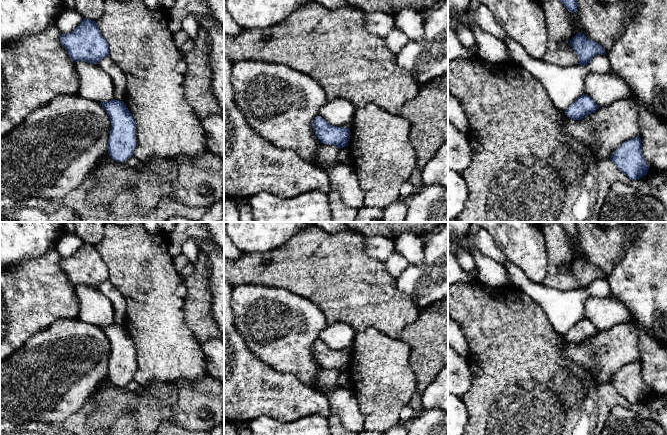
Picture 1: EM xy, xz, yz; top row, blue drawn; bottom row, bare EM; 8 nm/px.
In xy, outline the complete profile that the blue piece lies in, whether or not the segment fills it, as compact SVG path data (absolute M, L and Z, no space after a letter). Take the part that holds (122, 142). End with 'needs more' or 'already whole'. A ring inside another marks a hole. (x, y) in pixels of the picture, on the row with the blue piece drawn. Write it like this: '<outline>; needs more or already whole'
M113 99L100 104L111 122L108 154L116 162L126 162L137 145L135 120L123 101Z; already whole

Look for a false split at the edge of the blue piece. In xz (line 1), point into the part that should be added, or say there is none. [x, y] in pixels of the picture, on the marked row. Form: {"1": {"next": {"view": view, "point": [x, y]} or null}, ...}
{"1": {"next": null}}

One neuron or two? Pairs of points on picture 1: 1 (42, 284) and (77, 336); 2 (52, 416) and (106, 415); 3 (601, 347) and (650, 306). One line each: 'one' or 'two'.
1: two
2: two
3: two

